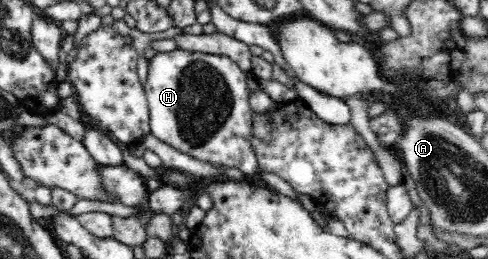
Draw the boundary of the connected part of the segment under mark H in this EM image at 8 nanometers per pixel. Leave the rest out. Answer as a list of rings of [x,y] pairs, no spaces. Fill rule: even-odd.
[[[181,48],[157,52],[148,59],[144,89],[150,114],[150,134],[155,138],[199,161],[237,168],[247,178],[256,177],[255,154],[248,145],[253,113],[249,105],[251,91],[245,72],[230,57]]]

